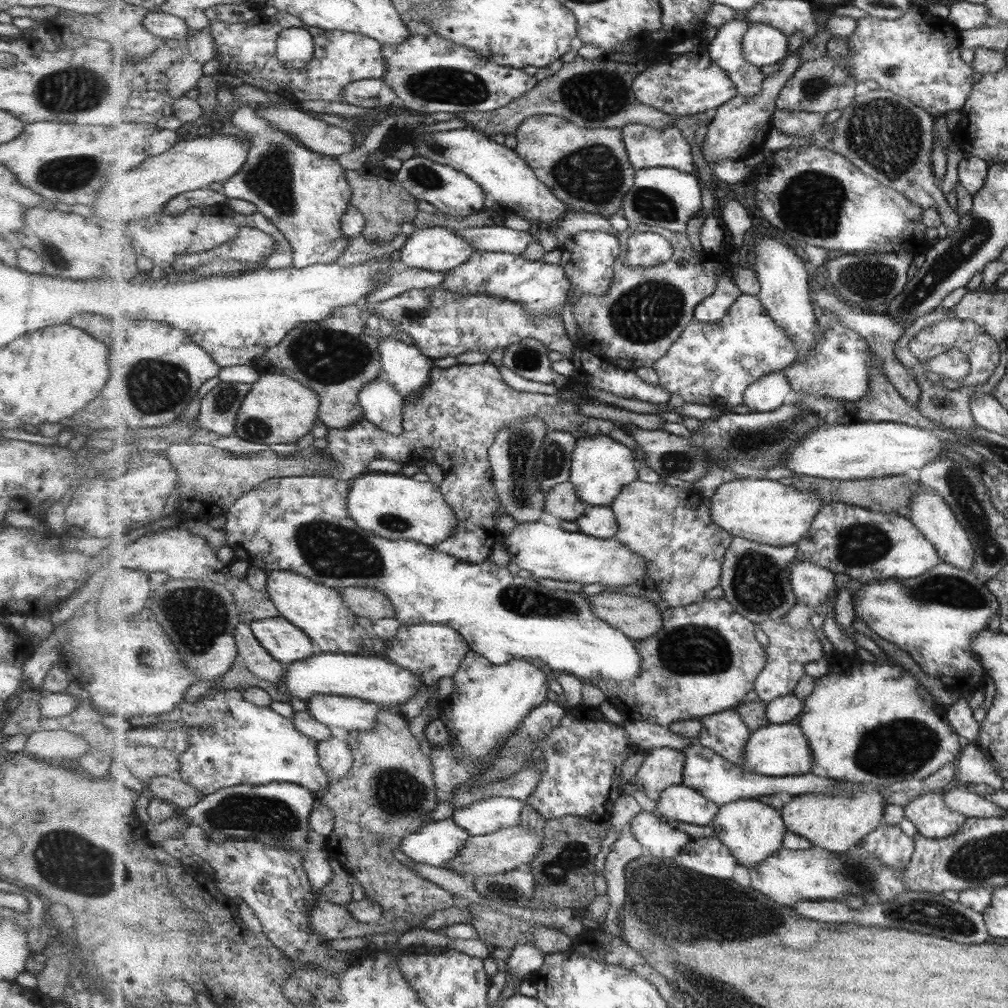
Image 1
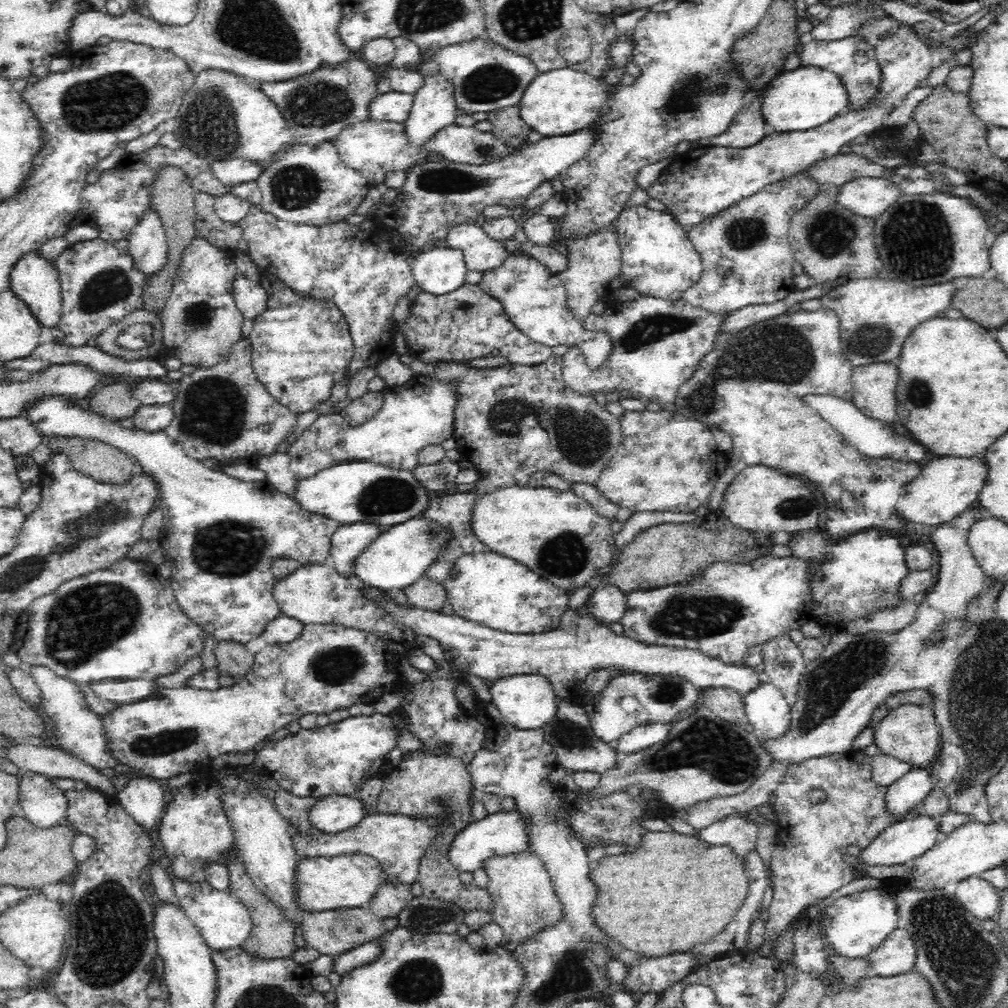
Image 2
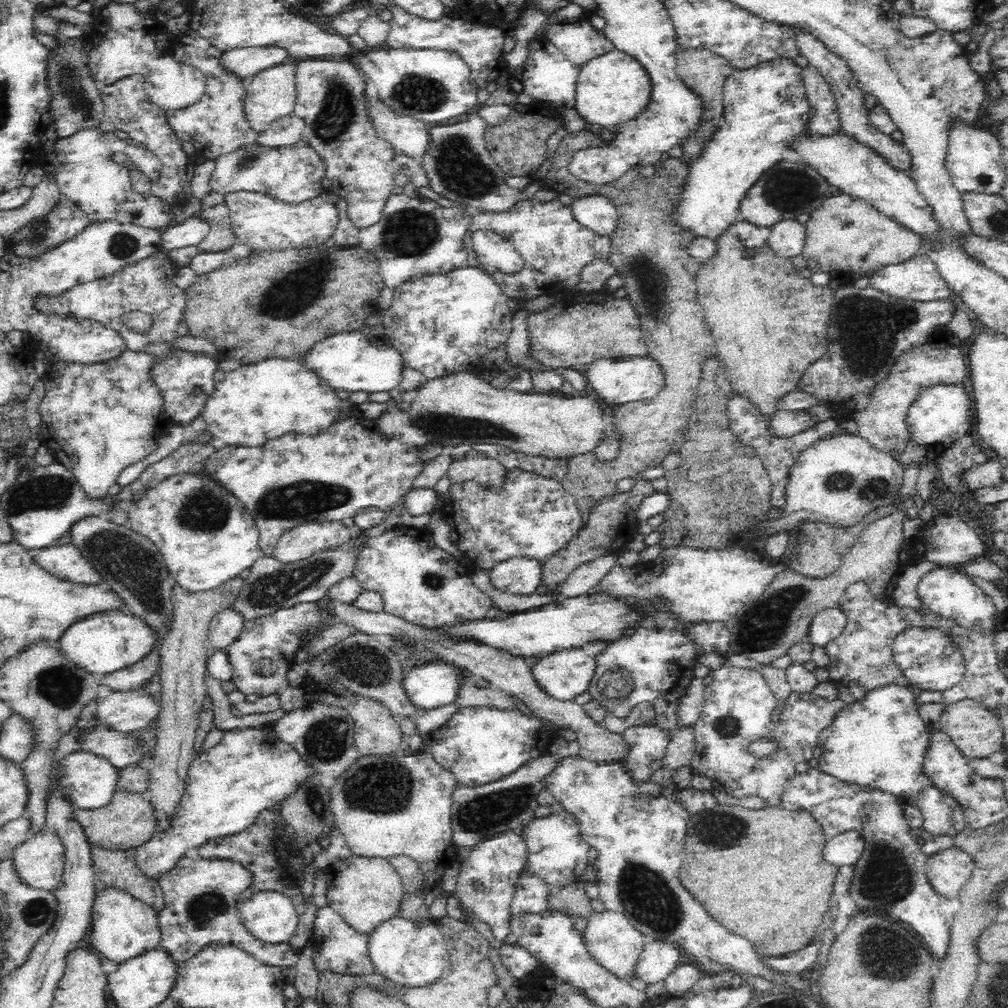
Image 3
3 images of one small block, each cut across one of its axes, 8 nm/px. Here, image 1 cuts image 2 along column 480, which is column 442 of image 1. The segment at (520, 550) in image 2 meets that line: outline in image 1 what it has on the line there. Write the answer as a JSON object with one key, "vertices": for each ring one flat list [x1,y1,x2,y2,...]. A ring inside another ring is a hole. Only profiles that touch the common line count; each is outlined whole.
{"vertices":[[366,472,353,479,348,496,351,518,365,530,391,540,413,540,435,547,454,536,459,519,446,501,440,486,431,481,420,482,400,472]]}

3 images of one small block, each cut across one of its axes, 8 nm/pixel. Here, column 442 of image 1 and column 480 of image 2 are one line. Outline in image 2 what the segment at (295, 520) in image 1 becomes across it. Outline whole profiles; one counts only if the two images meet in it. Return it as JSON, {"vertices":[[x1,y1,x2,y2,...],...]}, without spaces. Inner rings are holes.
{"vertices":[[476,551,474,554,463,554,453,564,446,580,441,582,448,591,447,598,454,614,469,621,492,627,494,630,508,631,514,634,538,634,554,630,559,624,561,614,567,609,569,594,561,592,557,586,540,578,527,566,513,558,488,551]]}

